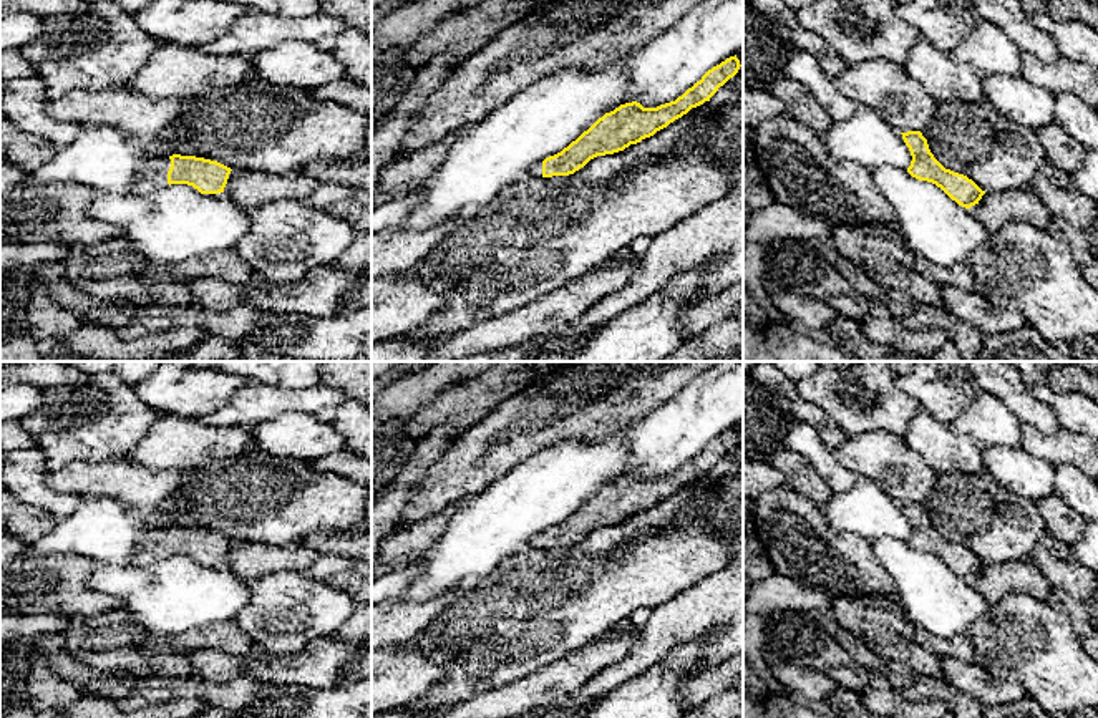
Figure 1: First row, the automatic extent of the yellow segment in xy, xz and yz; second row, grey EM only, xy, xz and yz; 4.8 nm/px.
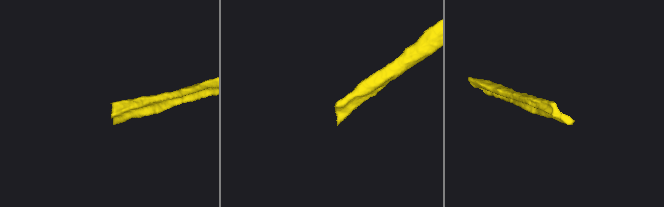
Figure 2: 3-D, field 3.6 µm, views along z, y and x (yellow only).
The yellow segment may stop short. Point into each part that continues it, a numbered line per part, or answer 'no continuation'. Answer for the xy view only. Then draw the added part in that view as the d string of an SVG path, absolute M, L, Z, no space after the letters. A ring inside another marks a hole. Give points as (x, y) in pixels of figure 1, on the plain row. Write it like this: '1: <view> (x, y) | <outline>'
1: xy (151, 544) | M148 527L138 536L136 552L131 559L134 565L146 565L168 559L168 542L171 539L169 527Z

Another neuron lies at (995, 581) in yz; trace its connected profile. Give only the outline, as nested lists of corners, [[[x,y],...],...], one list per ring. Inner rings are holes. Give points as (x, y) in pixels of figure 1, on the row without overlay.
[[[1032,560],[985,564],[969,584],[990,604],[1007,595],[1023,594],[1055,605],[1055,587]]]

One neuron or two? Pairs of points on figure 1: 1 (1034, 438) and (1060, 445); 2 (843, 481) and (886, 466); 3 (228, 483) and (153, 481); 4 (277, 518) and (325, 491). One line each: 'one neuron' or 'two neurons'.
1: one neuron
2: two neurons
3: two neurons
4: one neuron

